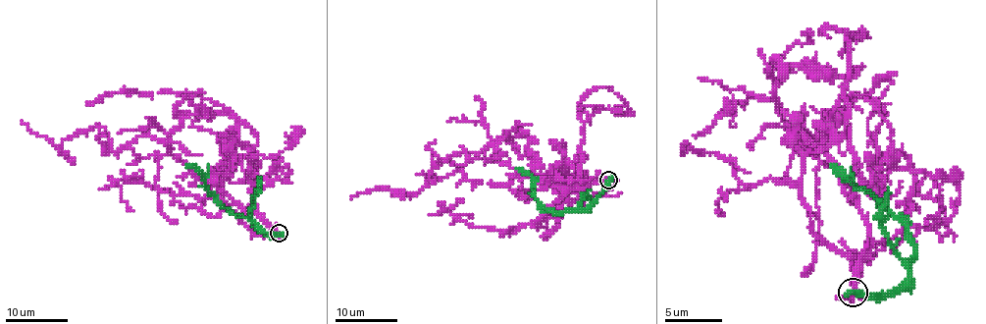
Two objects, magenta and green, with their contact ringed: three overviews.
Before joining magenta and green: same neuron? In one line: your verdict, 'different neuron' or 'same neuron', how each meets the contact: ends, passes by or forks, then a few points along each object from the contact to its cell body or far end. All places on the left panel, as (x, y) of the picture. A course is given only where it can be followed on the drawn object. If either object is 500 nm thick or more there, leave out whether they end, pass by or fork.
different neuron; course magenta (279, 234), (148, 135), (114, 151), (92, 128), (68, 136), (61, 146), (21, 122); course green (279, 234), (265, 234), (246, 218), (234, 216), (205, 188), (205, 178), (186, 163)

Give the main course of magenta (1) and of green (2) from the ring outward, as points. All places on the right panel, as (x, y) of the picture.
1: (854, 294), (867, 224), (787, 127), (804, 112), (813, 141), (870, 98), (873, 133), (888, 86)
2: (854, 294), (891, 294), (908, 276), (913, 239), (864, 189), (856, 189), (830, 164)

